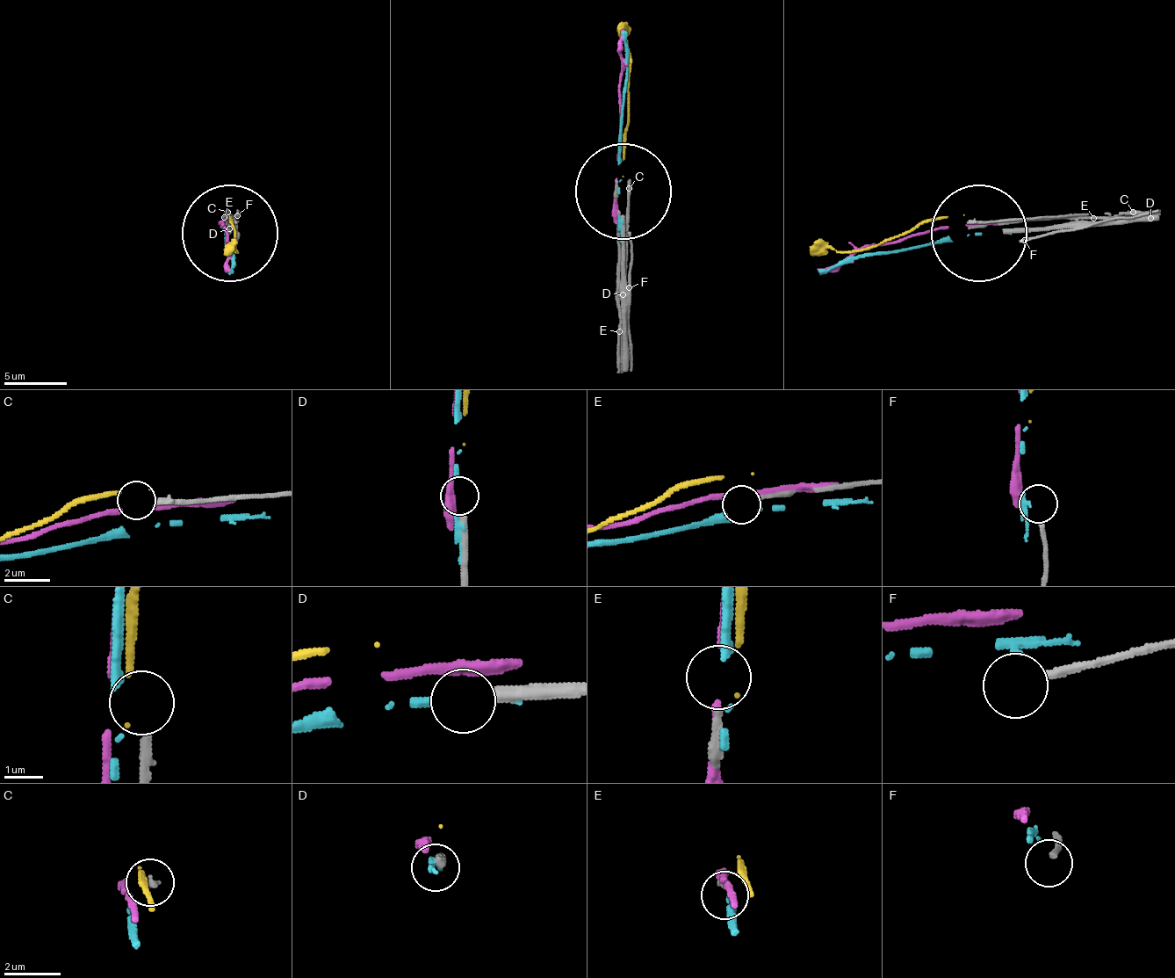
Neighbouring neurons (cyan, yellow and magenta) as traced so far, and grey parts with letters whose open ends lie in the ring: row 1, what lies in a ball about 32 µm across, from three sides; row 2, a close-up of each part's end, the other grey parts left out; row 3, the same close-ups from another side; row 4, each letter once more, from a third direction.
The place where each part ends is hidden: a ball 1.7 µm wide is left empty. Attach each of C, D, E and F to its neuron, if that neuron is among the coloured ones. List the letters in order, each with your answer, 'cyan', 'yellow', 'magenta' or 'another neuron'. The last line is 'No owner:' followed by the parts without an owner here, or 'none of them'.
C: another neuron
D: another neuron
E: another neuron
F: another neuron
No owner: C, D, E, F

